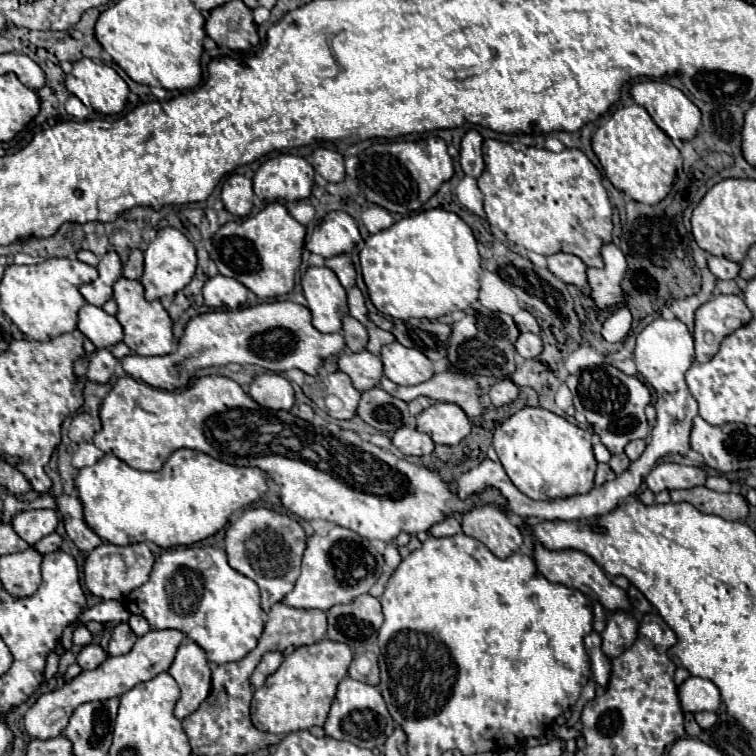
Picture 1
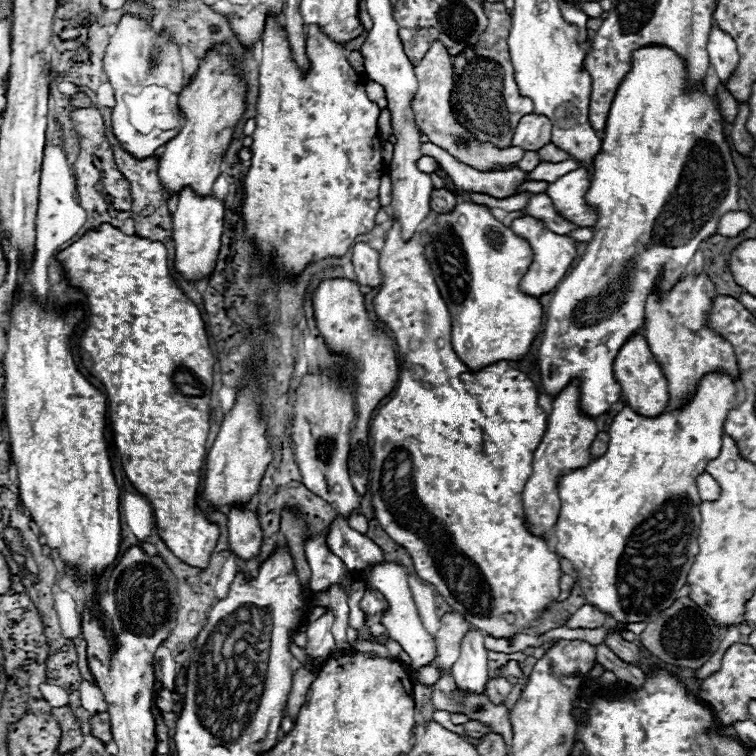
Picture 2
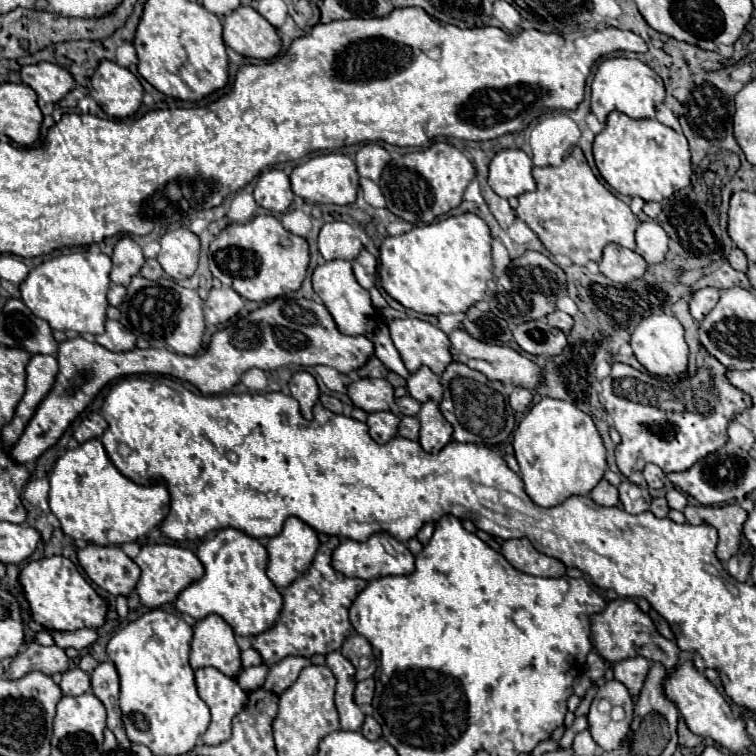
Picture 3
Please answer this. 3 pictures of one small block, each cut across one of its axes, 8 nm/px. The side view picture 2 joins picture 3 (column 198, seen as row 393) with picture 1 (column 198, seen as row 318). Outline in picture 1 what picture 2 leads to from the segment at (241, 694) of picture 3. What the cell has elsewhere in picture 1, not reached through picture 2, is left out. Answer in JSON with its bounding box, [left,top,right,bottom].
[168,642,210,720]

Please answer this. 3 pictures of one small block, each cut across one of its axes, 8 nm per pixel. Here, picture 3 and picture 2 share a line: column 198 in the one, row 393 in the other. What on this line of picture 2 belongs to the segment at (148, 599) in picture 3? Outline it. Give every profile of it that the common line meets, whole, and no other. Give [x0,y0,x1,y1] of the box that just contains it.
[522,380,598,540]

